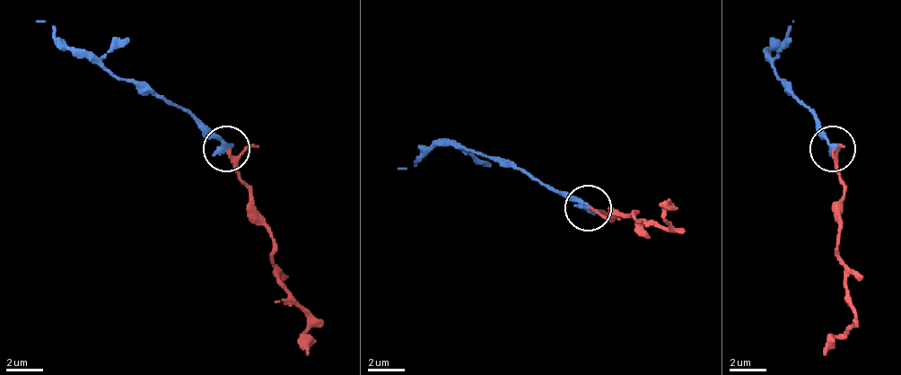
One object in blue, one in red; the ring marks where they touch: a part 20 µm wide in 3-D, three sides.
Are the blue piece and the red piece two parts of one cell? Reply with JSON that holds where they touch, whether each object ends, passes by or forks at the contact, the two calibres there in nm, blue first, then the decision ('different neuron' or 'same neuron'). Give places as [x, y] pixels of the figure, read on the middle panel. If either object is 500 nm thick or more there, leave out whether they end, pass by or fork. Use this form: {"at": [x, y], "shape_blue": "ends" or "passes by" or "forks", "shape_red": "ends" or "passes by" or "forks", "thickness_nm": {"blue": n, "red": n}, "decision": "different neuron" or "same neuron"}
{"at": [588, 207], "shape_blue": "ends", "shape_red": "passes by", "thickness_nm": {"blue": 360, "red": 150}, "decision": "same neuron"}

